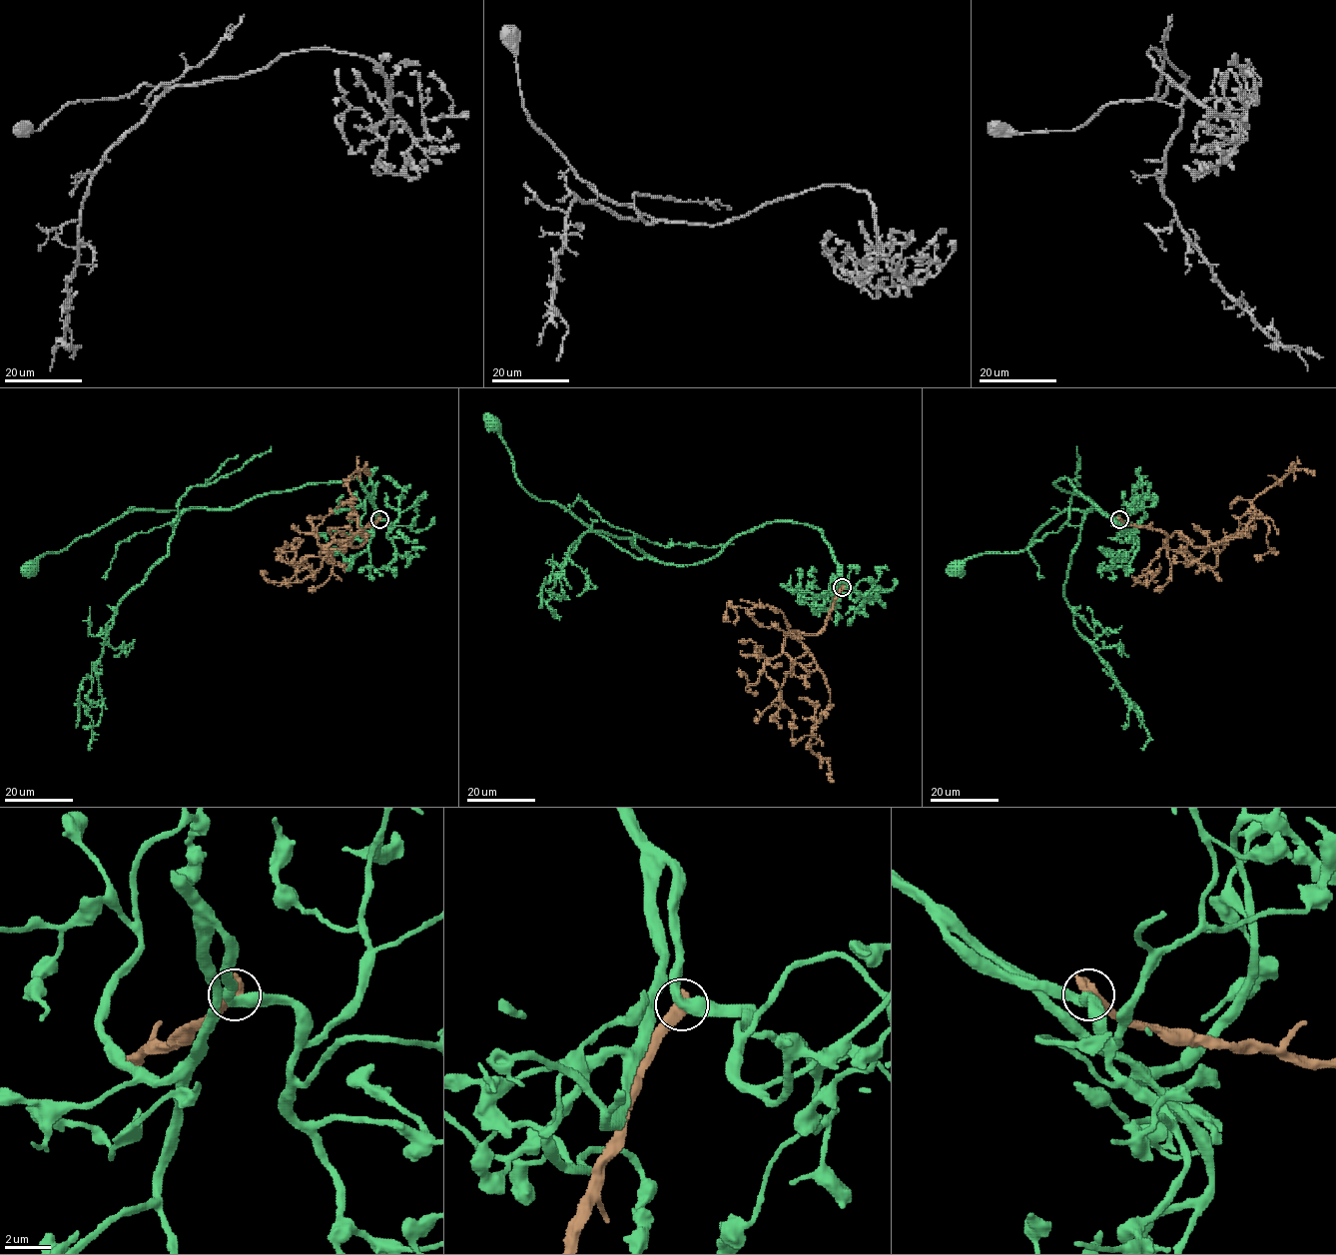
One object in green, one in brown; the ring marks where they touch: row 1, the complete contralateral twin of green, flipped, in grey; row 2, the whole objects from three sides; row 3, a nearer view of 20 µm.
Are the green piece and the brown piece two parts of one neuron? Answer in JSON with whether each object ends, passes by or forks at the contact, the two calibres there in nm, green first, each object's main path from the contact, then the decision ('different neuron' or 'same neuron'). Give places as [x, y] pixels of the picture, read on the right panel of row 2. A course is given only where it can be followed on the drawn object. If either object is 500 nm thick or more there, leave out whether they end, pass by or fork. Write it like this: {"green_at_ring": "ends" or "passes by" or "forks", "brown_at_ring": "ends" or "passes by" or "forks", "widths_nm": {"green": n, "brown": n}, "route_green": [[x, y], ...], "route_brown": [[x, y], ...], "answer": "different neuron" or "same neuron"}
{"widths_nm": {"green": 440, "brown": 600}, "route_green": [[1119, 519], [1062, 478], [1053, 483], [1097, 508], [1065, 509], [1015, 553], [983, 553], [955, 566]], "route_brown": [[1119, 519], [1207, 547], [1239, 537], [1253, 501], [1289, 471], [1313, 475]], "answer": "different neuron"}

